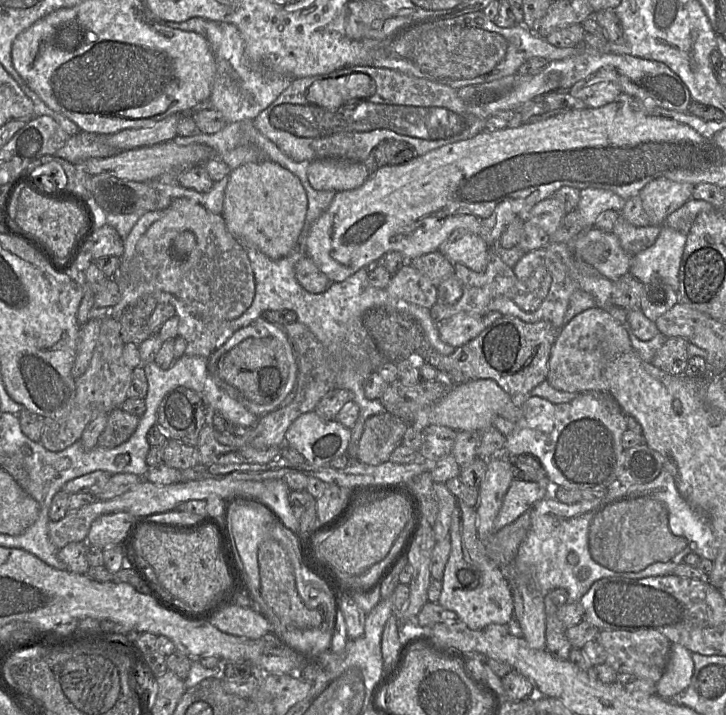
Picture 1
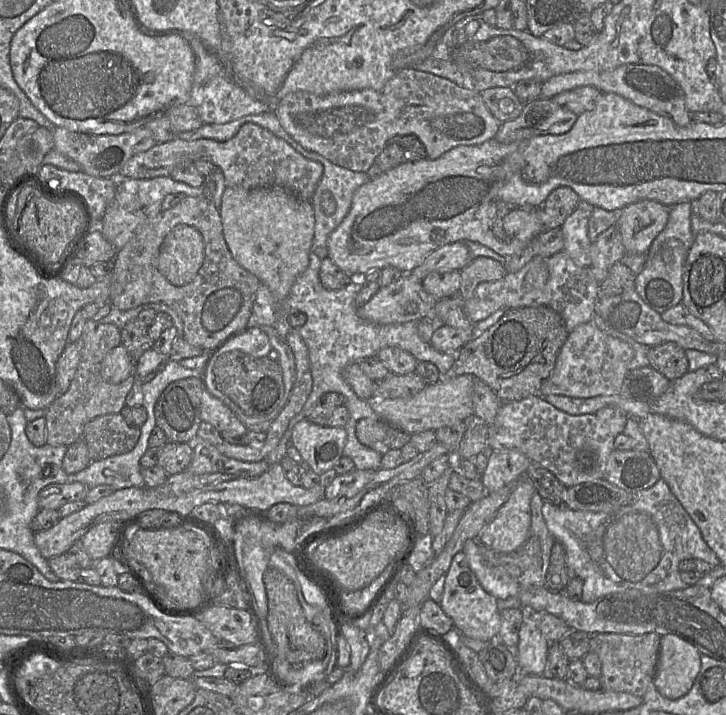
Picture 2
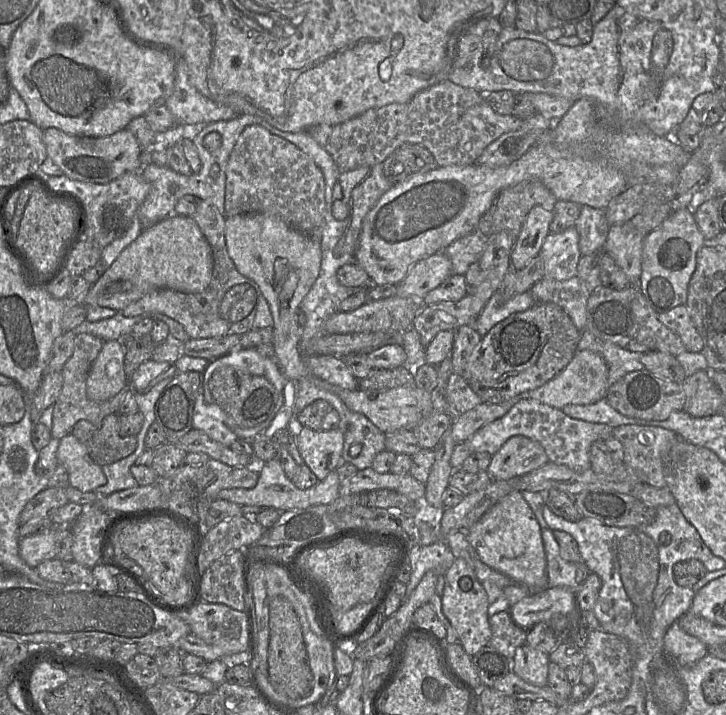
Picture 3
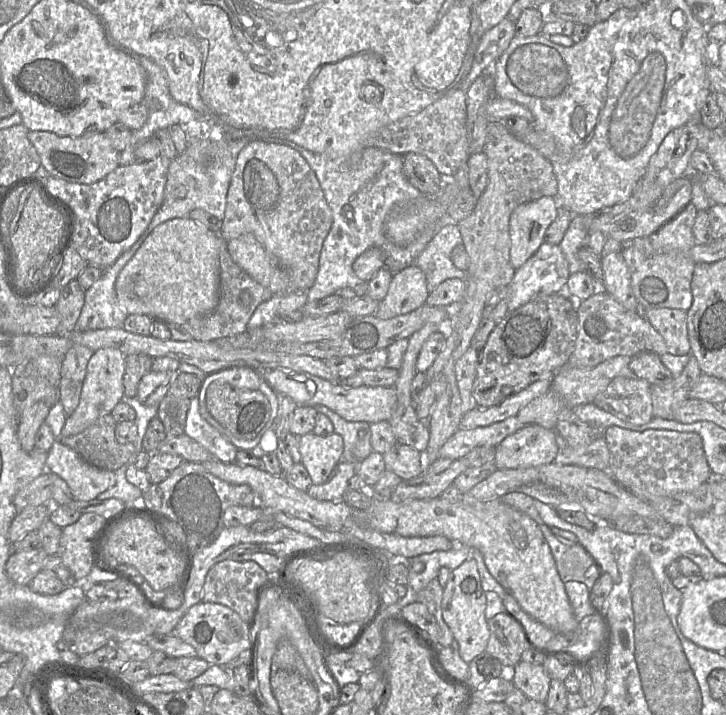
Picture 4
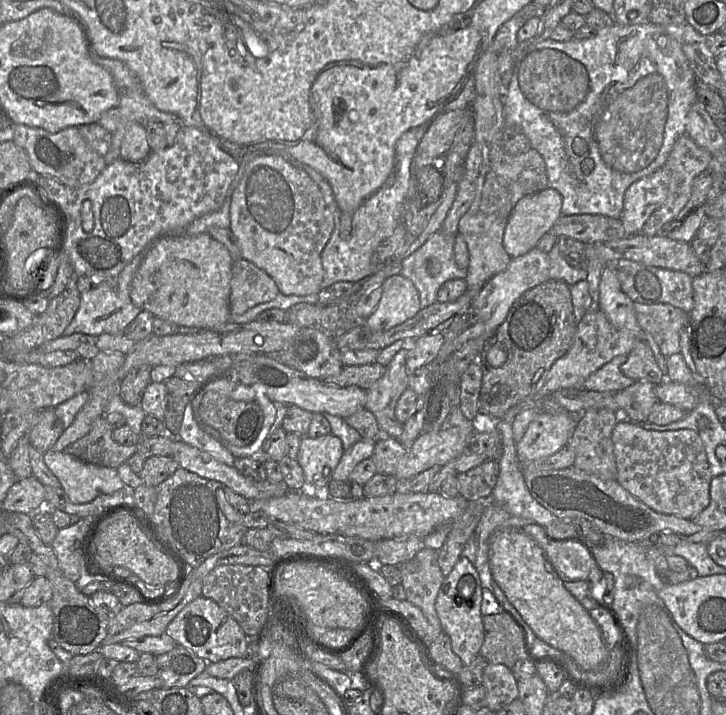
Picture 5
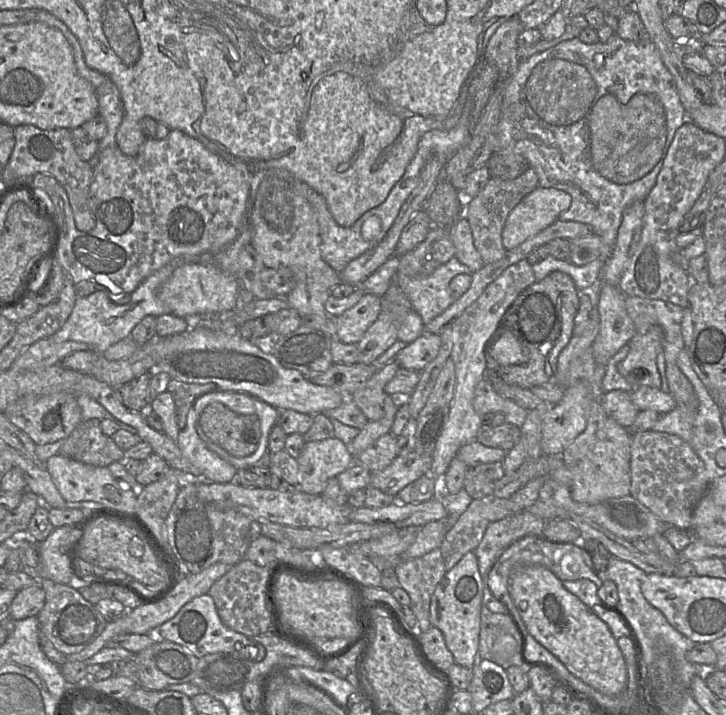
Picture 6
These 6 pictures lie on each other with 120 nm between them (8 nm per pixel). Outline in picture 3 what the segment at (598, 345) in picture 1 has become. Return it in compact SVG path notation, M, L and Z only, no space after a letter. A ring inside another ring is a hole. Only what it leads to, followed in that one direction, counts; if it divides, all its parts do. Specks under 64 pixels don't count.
M577 350L572 360L552 379L529 391L526 396L541 403L562 409L568 404L591 404L606 397L609 389L608 367L599 354L588 350Z

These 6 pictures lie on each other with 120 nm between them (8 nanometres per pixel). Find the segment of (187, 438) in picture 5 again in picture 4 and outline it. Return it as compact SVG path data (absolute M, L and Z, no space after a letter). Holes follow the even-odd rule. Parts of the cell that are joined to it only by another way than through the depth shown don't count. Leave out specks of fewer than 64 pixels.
M195 395L188 410L184 434L202 445L214 458L225 463L235 462L238 449L202 418L199 395Z

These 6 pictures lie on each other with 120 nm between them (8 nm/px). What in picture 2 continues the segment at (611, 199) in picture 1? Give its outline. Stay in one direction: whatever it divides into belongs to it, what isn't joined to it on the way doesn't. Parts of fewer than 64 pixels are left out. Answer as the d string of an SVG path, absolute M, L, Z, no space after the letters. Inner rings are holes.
M580 200L577 208L561 226L564 236L563 251L582 268L589 268L591 265L592 242L588 237L588 221L594 208L591 204Z

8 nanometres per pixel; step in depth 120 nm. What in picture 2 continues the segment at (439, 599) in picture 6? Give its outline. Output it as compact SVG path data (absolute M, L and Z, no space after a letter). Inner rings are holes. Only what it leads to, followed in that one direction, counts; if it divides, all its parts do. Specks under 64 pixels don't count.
M462 550L454 555L445 576L439 605L443 612L452 619L455 630L474 639L489 642L496 640L501 625L497 599L481 586Z

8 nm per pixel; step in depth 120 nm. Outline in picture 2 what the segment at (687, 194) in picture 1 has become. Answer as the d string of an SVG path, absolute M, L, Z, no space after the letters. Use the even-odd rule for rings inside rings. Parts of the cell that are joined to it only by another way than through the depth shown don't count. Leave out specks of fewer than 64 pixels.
M641 200L619 211L616 226L619 228L626 253L646 254L655 238L665 228L669 218L669 208L657 201Z

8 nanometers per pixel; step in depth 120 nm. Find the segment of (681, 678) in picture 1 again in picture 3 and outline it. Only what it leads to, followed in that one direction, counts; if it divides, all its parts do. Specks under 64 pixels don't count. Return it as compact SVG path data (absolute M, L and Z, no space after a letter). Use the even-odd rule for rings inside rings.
M677 621L665 633L664 648L680 666L691 666L708 654L705 644L682 630Z

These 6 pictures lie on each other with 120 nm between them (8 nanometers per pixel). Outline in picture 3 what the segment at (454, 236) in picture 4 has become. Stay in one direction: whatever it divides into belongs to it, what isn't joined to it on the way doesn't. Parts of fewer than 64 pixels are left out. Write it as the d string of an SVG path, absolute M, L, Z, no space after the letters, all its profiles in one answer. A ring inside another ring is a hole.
M473 232L455 240L442 252L452 263L452 275L464 276L470 265L480 260L486 247L486 237Z

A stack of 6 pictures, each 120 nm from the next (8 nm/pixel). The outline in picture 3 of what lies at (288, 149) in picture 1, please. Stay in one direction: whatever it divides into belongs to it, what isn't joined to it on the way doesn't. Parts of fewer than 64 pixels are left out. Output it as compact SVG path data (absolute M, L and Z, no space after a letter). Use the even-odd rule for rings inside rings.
M442 81L419 93L409 102L369 109L337 125L318 124L305 130L343 171L382 163L404 143L419 144L434 156L437 166L471 165L484 149L505 133L518 130L524 119L496 113L481 93Z

